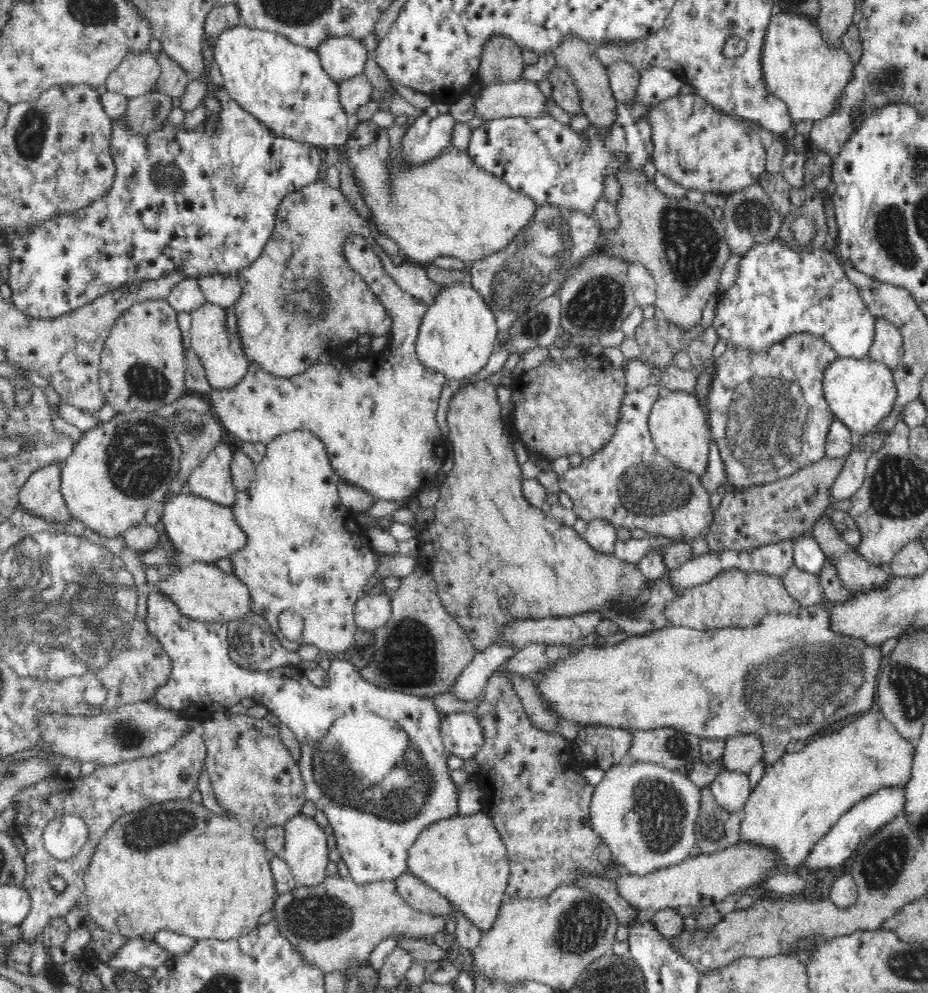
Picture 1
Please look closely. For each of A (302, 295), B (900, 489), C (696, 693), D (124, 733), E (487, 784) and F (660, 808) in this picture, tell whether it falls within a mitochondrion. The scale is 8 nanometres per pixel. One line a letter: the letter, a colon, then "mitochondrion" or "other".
A: mitochondrion
B: mitochondrion
C: other
D: mitochondrion
E: other
F: mitochondrion

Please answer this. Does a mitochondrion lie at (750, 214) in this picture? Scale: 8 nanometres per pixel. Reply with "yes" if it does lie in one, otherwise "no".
yes

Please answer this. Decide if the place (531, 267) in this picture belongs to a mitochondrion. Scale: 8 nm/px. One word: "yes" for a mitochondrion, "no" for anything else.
yes

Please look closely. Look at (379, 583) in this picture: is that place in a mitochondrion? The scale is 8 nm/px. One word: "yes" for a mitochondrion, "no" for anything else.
no

